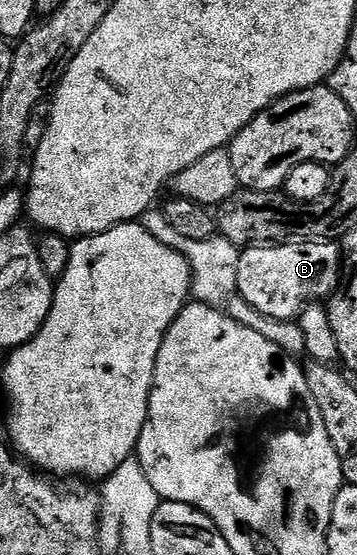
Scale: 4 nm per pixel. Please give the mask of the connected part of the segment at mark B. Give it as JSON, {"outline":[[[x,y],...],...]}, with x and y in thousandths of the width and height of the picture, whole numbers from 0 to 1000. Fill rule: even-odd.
{"outline":[[[936,432],[692,443],[669,461],[664,528],[751,573],[812,580],[871,548],[922,539],[947,515],[952,443]]]}

